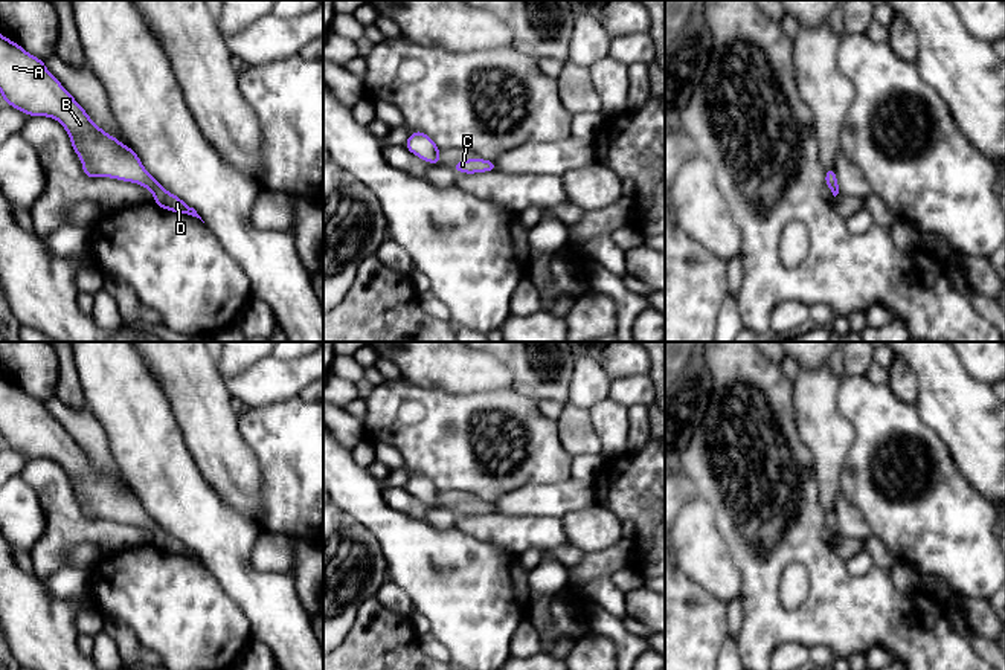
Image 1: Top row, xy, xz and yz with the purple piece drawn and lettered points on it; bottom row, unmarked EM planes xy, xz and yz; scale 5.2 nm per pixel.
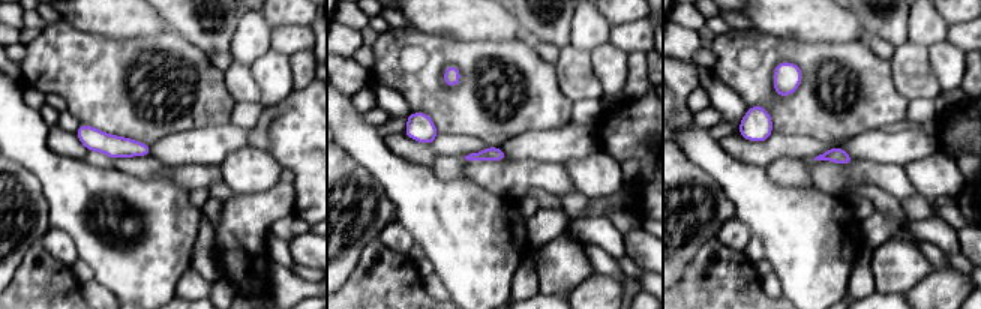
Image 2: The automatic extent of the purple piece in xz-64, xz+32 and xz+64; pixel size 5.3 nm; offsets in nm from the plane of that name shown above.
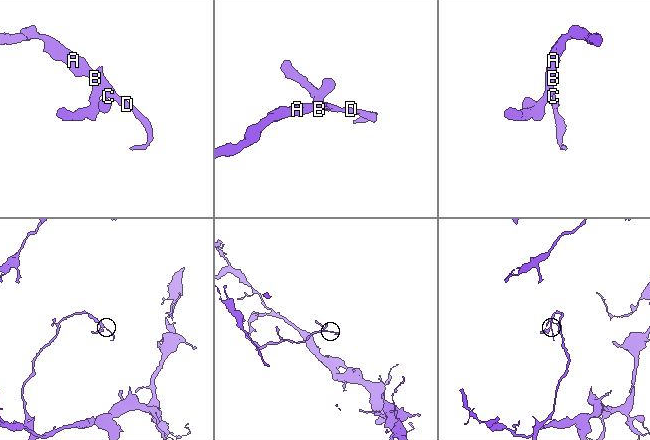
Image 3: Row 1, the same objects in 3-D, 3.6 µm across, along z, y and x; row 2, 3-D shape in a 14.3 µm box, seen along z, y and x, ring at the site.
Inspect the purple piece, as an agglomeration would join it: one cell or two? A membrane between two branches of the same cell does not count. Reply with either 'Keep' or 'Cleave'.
Keep

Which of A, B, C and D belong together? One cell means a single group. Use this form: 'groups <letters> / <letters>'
groups A B C D

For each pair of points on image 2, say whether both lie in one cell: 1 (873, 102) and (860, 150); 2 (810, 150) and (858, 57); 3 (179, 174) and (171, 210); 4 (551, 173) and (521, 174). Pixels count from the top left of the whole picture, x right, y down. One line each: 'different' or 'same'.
1: different
2: different
3: different
4: same

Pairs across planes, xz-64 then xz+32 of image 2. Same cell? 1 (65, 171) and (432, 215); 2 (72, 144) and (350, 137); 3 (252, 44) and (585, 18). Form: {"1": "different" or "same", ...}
{"1": "same", "2": "different", "3": "same"}

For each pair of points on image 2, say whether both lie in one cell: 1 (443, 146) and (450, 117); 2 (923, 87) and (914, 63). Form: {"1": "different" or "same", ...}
{"1": "different", "2": "same"}

